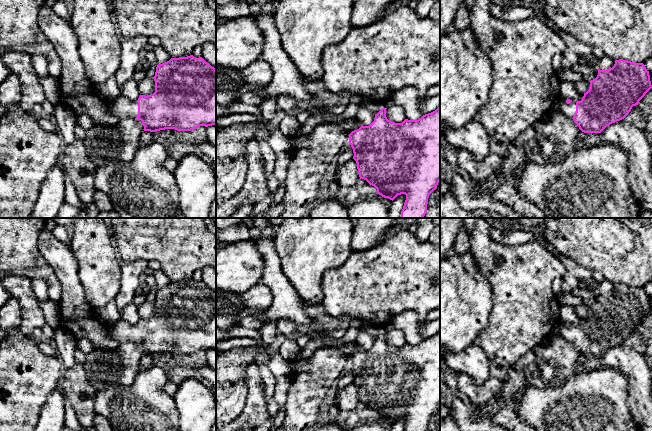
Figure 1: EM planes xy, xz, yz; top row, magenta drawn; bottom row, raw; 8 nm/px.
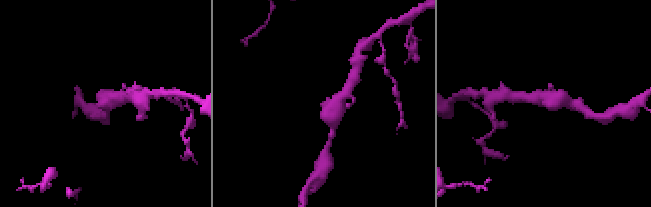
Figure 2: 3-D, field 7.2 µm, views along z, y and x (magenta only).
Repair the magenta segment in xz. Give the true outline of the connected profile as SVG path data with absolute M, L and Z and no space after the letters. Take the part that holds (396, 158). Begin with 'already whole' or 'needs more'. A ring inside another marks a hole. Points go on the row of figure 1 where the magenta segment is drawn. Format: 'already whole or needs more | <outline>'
needs more | M440 105L439 107L428 114L423 115L418 120L405 119L402 123L395 123L387 119L386 109L382 108L377 114L375 114L374 121L369 126L362 126L355 118L347 118L342 120L336 120L332 124L335 124L343 128L349 134L349 144L353 149L353 159L357 163L357 169L360 179L366 180L370 185L377 189L377 194L384 198L394 200L398 195L405 194L406 200L401 211L401 218L424 218L427 212L427 204L429 195L436 189L440 182Z

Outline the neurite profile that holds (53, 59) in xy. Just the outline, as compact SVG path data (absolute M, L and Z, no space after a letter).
M51 50L45 54L48 63L48 72L51 76L59 79L62 72L62 62L58 53Z

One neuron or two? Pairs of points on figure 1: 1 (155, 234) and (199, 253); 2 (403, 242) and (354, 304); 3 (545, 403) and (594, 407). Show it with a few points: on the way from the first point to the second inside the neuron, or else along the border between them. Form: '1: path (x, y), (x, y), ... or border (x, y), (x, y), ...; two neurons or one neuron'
1: path (166, 234), (174, 234), (188, 246); one neuron
2: path (398, 257), (366, 289); one neuron
3: path (557, 407), (582, 407); one neuron

